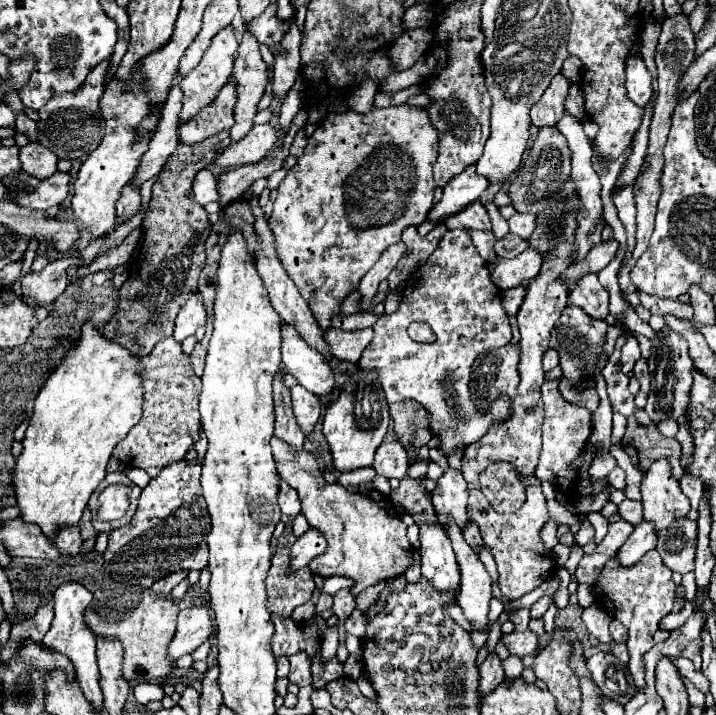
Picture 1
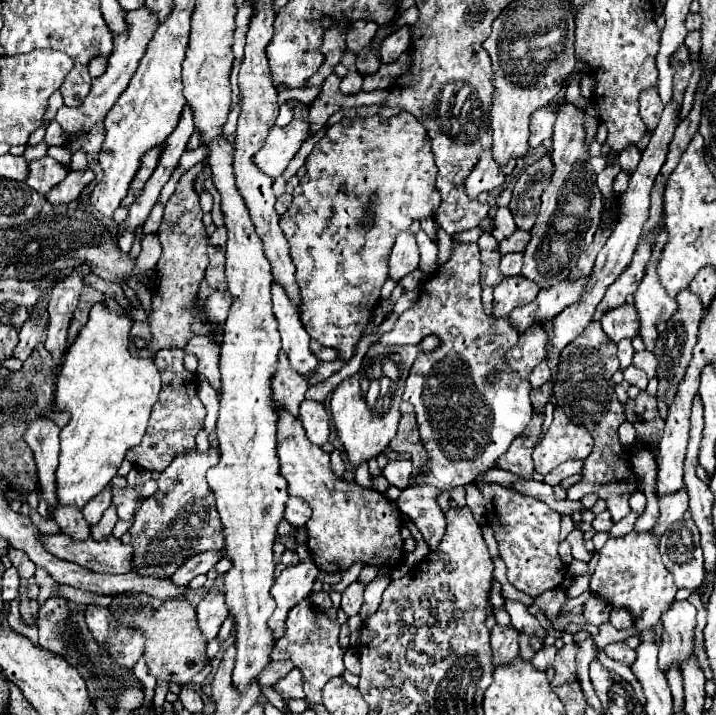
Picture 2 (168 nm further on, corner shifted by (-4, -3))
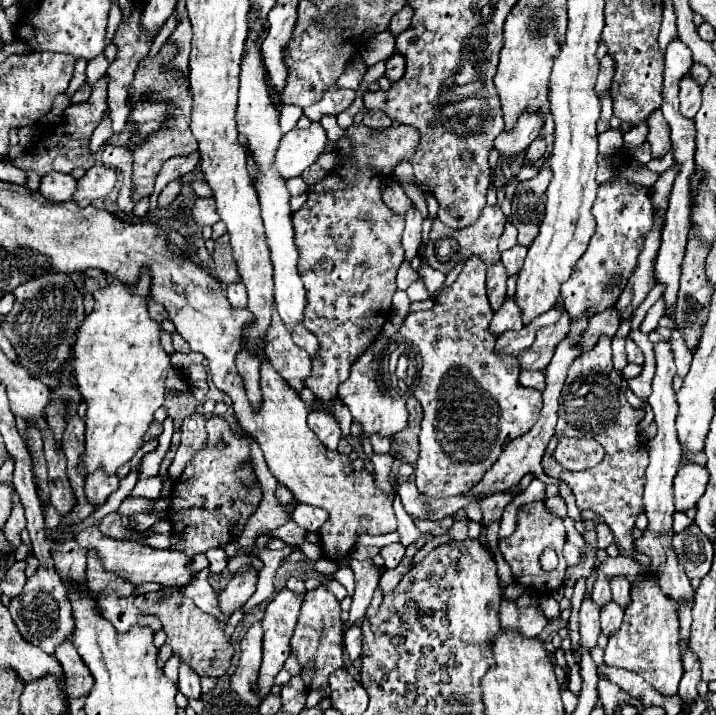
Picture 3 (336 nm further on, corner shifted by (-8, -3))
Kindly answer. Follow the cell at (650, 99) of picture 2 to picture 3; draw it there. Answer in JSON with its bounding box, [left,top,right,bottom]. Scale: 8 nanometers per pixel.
[648,109,670,159]

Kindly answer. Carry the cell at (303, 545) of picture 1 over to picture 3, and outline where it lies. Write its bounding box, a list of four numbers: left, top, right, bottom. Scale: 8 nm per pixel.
[256,589,304,697]

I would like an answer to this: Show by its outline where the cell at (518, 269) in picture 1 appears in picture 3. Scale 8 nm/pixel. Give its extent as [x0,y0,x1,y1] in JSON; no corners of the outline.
[490,299,522,335]

